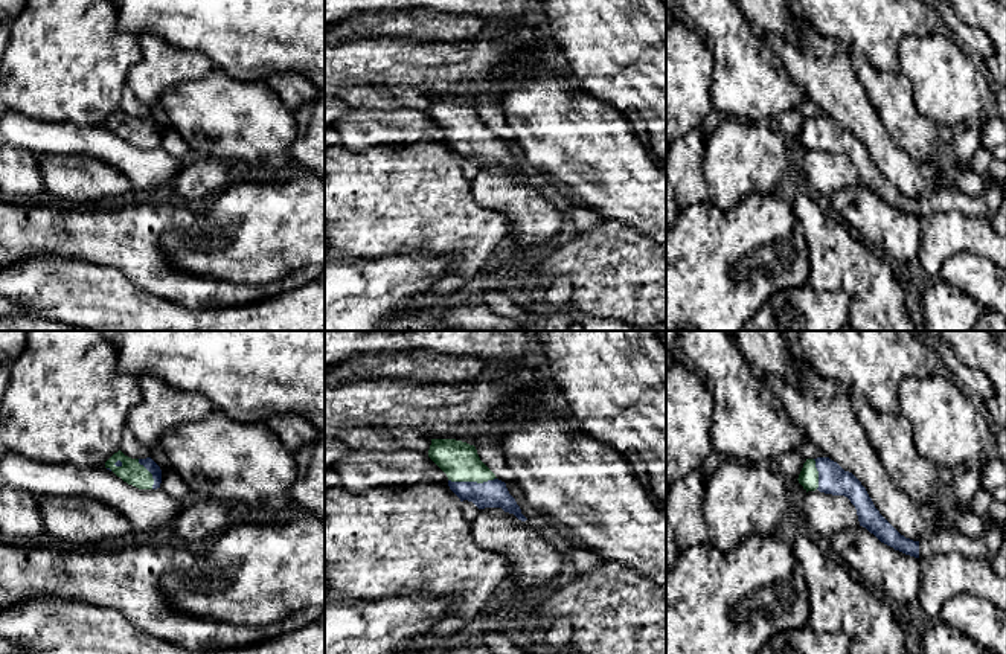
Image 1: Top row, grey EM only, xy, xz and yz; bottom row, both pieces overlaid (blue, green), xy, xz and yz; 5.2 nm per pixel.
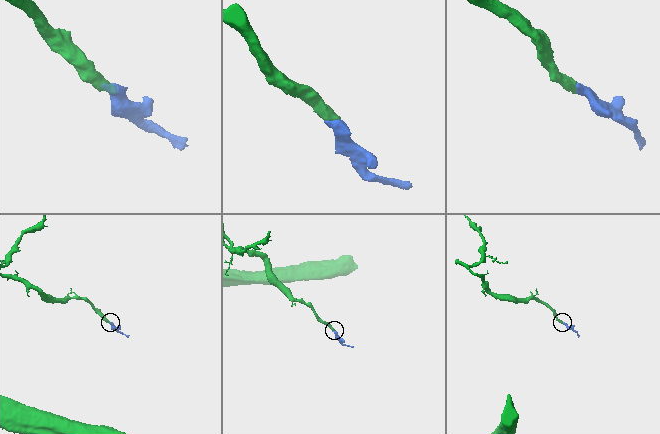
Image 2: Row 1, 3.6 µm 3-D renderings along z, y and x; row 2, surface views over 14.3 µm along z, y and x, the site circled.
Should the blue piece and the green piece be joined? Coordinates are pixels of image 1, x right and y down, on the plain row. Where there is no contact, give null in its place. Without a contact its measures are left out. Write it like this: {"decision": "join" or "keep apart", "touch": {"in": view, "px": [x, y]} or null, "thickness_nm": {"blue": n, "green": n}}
{"decision": "join", "touch": {"in": "xz", "px": [471, 141]}, "thickness_nm": {"blue": 140, "green": 200}}

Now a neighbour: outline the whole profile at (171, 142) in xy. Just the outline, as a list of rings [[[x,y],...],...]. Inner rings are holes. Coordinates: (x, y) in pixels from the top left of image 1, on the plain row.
[[[160,125],[160,128],[162,128],[160,146],[166,152],[184,162],[195,157],[186,140],[177,133],[175,128],[172,128],[171,125]]]

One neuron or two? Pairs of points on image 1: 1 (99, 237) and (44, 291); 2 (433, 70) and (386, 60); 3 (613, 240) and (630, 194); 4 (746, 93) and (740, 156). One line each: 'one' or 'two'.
1: two
2: one
3: two
4: two

